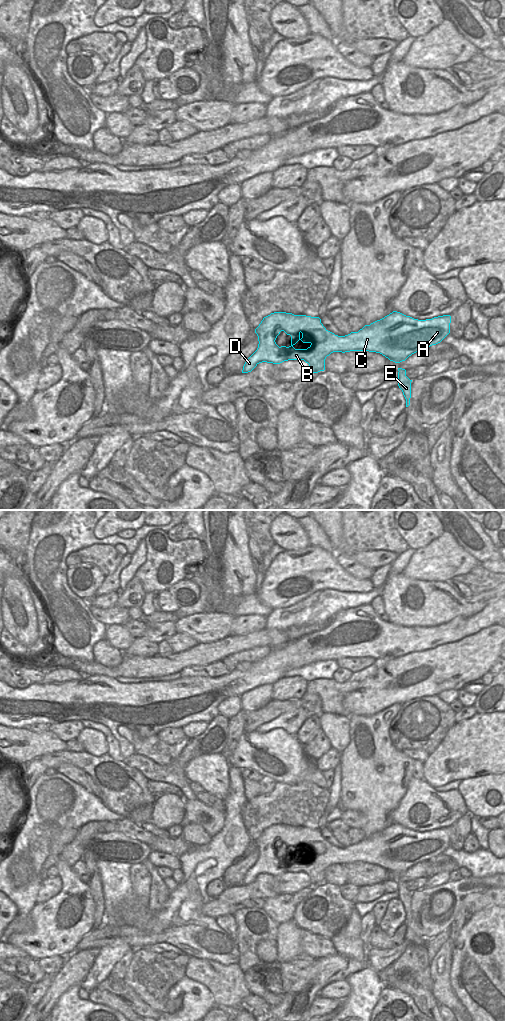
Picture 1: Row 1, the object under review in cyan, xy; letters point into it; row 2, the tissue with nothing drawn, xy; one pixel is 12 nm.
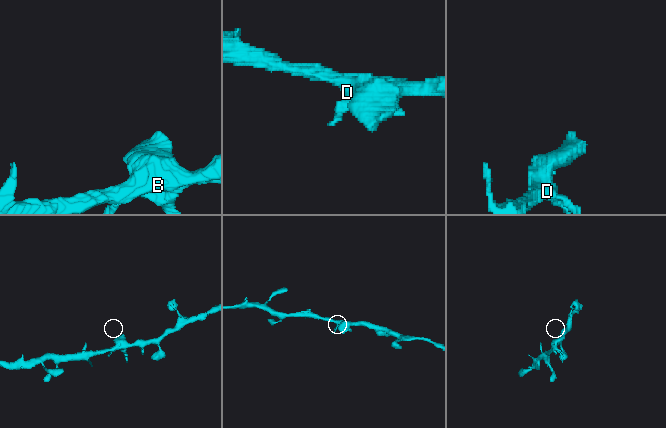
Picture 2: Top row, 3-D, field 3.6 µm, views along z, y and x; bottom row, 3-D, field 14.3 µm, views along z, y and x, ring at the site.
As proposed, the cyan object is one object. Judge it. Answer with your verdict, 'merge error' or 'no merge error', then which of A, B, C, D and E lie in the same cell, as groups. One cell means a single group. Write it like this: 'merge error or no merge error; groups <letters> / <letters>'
no merge error; groups A B C D E

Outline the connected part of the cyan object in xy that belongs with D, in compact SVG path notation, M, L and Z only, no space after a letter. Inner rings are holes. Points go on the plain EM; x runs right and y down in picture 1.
M393 823L384 830L370 837L365 837L358 844L351 844L345 848L338 848L328 843L319 829L306 827L294 827L286 824L274 824L263 830L255 841L258 848L257 862L246 872L242 885L251 884L259 875L267 874L280 876L288 872L304 872L309 876L313 885L325 882L325 871L333 864L369 863L380 865L390 873L400 875L412 866L428 861L432 857L440 855L450 845L451 828L443 827L432 831L418 832ZM281 843L291 848L289 859L279 859L275 852ZM301 852L310 855L307 861L295 861L293 858Z

